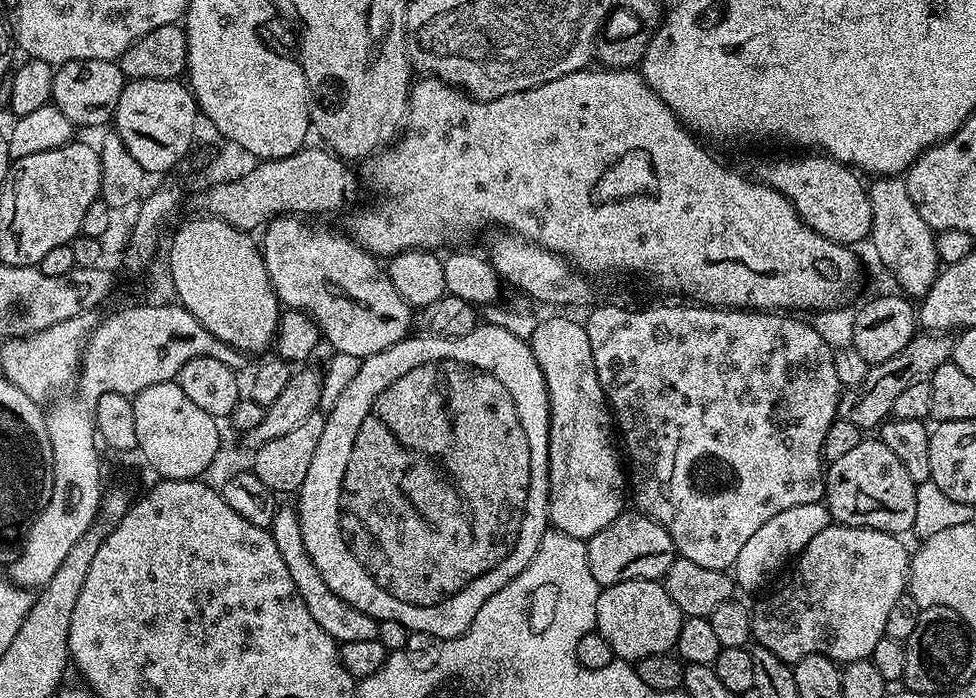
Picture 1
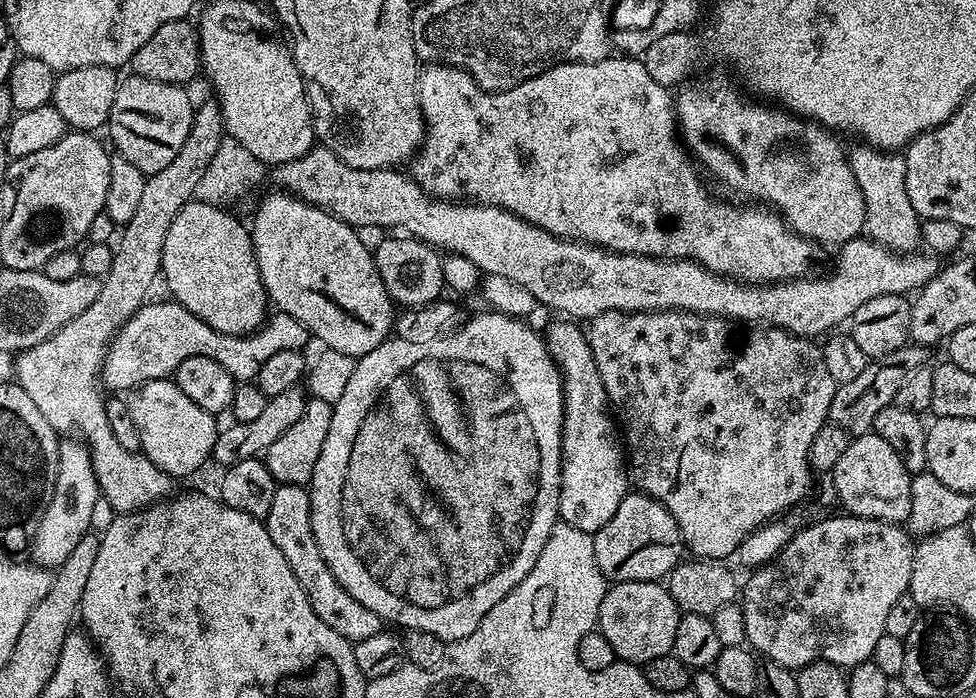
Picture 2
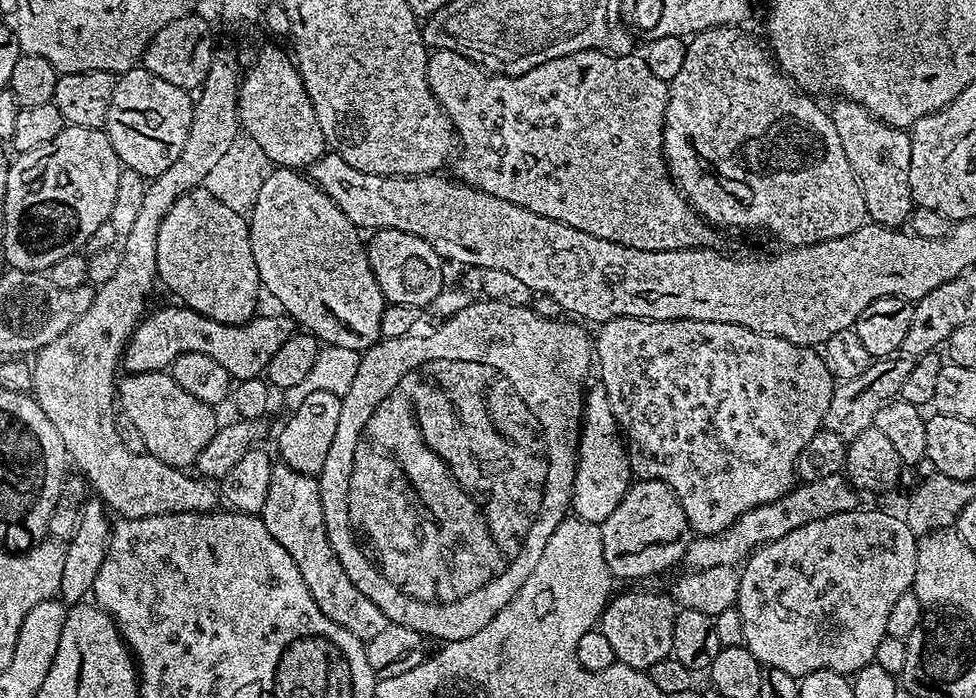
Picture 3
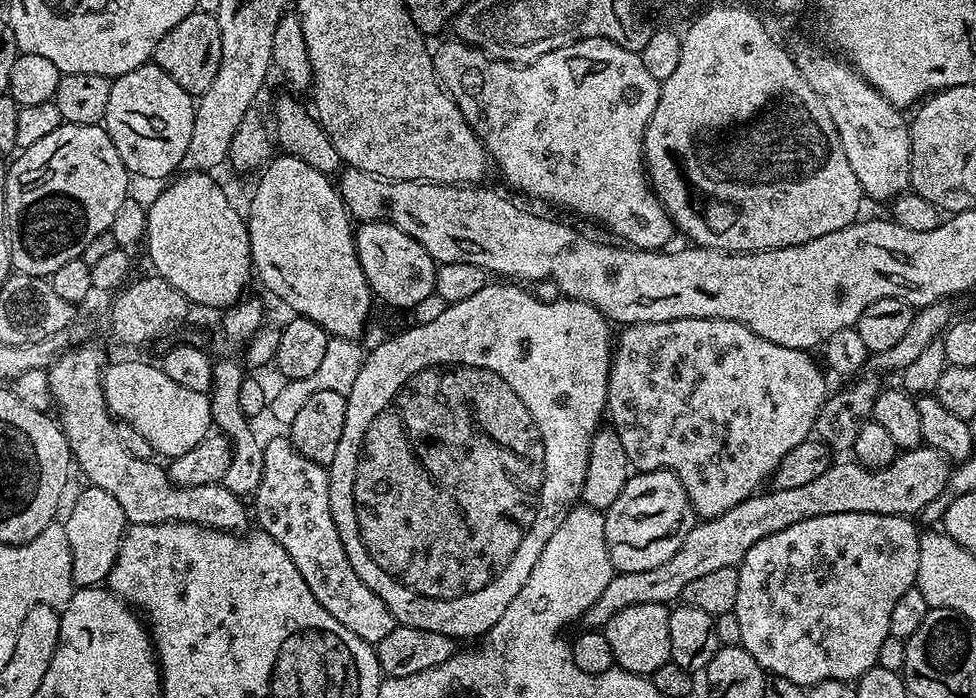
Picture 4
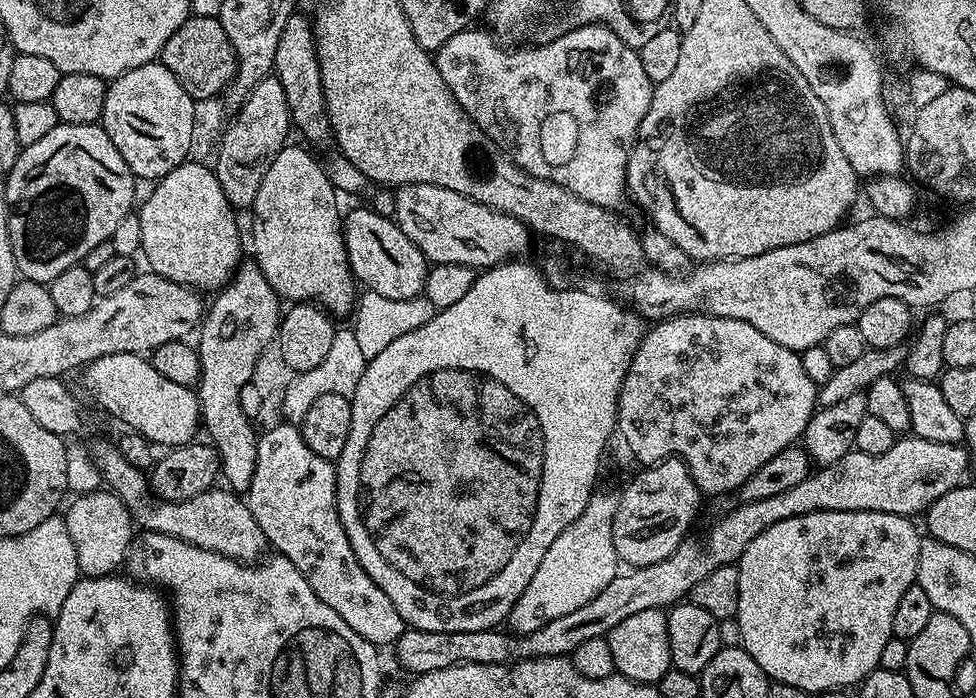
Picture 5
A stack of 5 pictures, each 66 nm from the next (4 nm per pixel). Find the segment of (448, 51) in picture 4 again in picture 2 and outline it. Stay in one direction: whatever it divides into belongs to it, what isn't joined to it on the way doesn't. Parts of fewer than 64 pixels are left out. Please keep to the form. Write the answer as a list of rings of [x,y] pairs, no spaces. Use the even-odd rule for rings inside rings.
[[[620,54],[594,62],[559,64],[510,90],[501,92],[487,92],[485,88],[478,86],[478,82],[474,82],[474,78],[470,78],[470,74],[466,74],[466,70],[449,64],[428,62],[423,65],[420,73],[420,109],[424,111],[426,135],[423,144],[410,161],[411,167],[416,167],[411,169],[410,175],[431,196],[467,198],[478,204],[493,204],[505,208],[507,212],[513,212],[515,216],[522,217],[526,222],[550,234],[583,240],[585,244],[607,248],[610,252],[658,256],[665,260],[692,260],[711,272],[727,276],[730,280],[743,280],[746,284],[780,284],[783,280],[803,280],[811,277],[817,271],[815,268],[820,260],[821,245],[807,236],[799,236],[793,232],[779,212],[767,206],[739,208],[736,204],[727,204],[724,200],[711,200],[708,197],[708,192],[700,181],[701,169],[694,163],[693,157],[678,135],[674,96],[668,92],[671,91],[665,85],[650,78],[650,70],[643,59],[625,58]]]

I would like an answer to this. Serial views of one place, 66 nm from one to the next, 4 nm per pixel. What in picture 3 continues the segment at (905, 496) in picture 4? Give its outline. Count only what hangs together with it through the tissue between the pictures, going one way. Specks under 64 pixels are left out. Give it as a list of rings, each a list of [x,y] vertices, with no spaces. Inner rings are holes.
[[[843,475],[830,478],[818,478],[818,482],[809,484],[800,482],[782,498],[766,502],[742,514],[725,532],[717,536],[696,536],[684,551],[683,563],[691,570],[710,570],[710,566],[736,566],[748,559],[749,555],[764,544],[778,538],[786,538],[790,530],[806,526],[806,522],[818,522],[830,518],[830,514],[857,511],[858,493]]]

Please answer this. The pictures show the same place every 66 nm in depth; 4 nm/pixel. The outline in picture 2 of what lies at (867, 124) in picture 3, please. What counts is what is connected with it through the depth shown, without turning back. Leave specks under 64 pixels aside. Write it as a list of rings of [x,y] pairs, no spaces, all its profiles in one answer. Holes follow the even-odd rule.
[[[857,143],[857,148],[847,153],[848,165],[858,178],[858,190],[866,202],[864,232],[867,239],[876,241],[891,252],[910,253],[921,247],[920,216],[906,194],[906,162],[903,155],[892,150],[881,150],[871,144]]]

